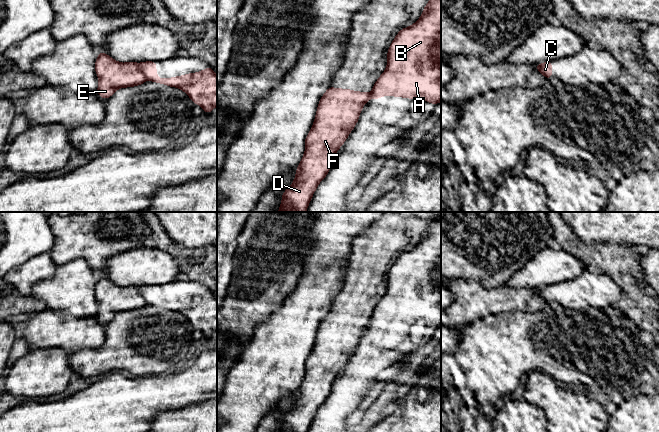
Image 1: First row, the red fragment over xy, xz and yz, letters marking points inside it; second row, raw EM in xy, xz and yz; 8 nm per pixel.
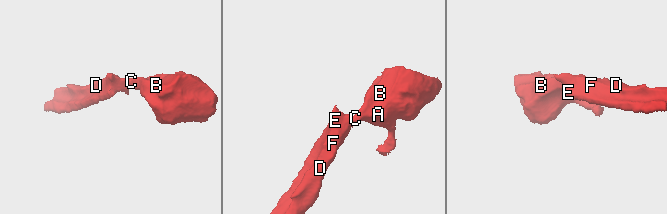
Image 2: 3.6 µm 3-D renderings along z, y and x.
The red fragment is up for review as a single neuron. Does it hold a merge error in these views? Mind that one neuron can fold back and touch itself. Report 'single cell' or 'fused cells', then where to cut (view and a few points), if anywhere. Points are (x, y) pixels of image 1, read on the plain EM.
fused cells | xy (138, 287), (146, 302)

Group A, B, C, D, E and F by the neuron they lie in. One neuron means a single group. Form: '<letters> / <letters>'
A B C / D E F

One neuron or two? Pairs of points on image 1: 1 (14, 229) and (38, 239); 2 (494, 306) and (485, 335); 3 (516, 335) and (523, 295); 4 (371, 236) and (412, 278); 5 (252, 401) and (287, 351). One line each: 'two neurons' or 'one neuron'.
1: one neuron
2: two neurons
3: two neurons
4: two neurons
5: one neuron

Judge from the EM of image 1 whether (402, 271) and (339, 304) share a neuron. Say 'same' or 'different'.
different

